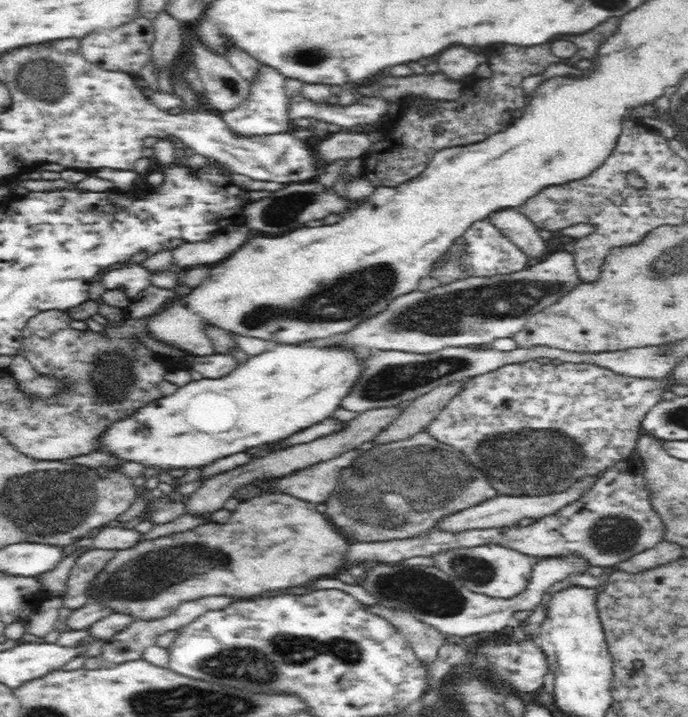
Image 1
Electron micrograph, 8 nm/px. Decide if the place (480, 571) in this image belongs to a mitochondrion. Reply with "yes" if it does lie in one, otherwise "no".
yes

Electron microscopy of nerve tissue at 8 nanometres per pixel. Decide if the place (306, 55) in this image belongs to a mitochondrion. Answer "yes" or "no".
yes

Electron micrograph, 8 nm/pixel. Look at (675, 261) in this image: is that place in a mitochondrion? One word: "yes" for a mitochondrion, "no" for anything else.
yes

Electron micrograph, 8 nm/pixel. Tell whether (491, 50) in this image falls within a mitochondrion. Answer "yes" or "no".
no

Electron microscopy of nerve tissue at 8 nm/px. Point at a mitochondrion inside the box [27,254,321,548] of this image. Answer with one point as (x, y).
(111, 380)

